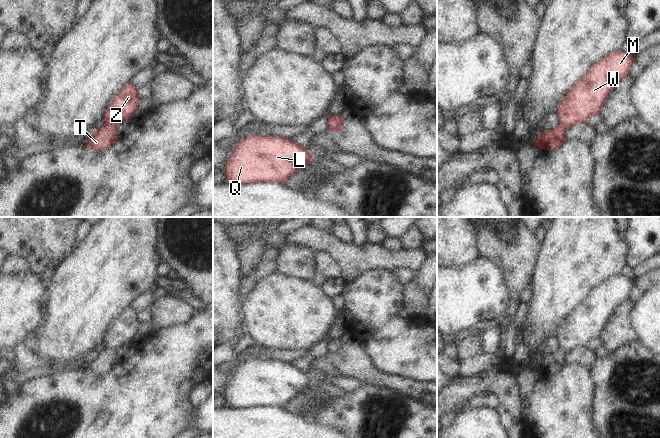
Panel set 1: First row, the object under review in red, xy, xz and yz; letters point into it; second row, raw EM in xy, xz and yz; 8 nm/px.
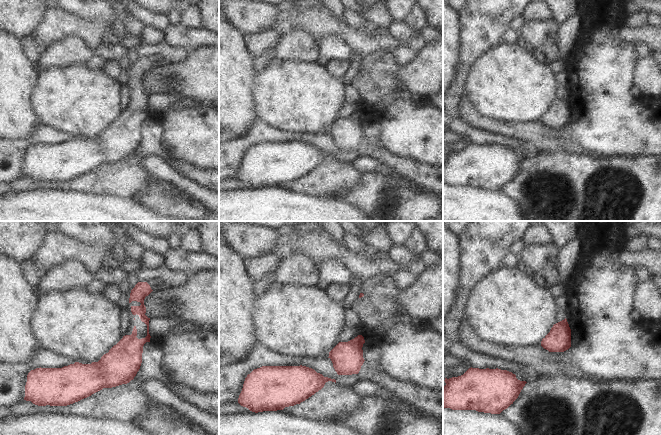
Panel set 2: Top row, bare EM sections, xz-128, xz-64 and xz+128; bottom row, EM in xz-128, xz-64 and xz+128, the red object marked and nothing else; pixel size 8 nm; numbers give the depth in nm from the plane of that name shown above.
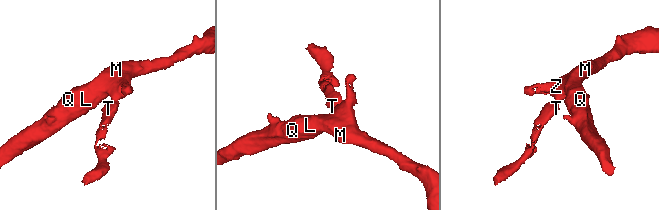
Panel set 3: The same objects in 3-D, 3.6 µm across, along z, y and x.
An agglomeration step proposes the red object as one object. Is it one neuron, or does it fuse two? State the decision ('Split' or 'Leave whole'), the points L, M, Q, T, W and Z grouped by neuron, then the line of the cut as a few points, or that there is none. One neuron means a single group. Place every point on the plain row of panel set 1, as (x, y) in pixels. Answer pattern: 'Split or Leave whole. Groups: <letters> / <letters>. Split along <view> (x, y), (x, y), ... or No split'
Leave whole. Groups: L M Q T W Z. No split.

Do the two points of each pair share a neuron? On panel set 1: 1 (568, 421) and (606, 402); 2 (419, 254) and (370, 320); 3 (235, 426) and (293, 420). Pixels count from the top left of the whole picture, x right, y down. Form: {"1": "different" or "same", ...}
{"1": "different", "2": "different", "3": "same"}

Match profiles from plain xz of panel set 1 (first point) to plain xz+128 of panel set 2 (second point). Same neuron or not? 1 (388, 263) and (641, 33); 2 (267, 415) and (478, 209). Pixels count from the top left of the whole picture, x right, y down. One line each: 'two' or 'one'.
1: one
2: one

